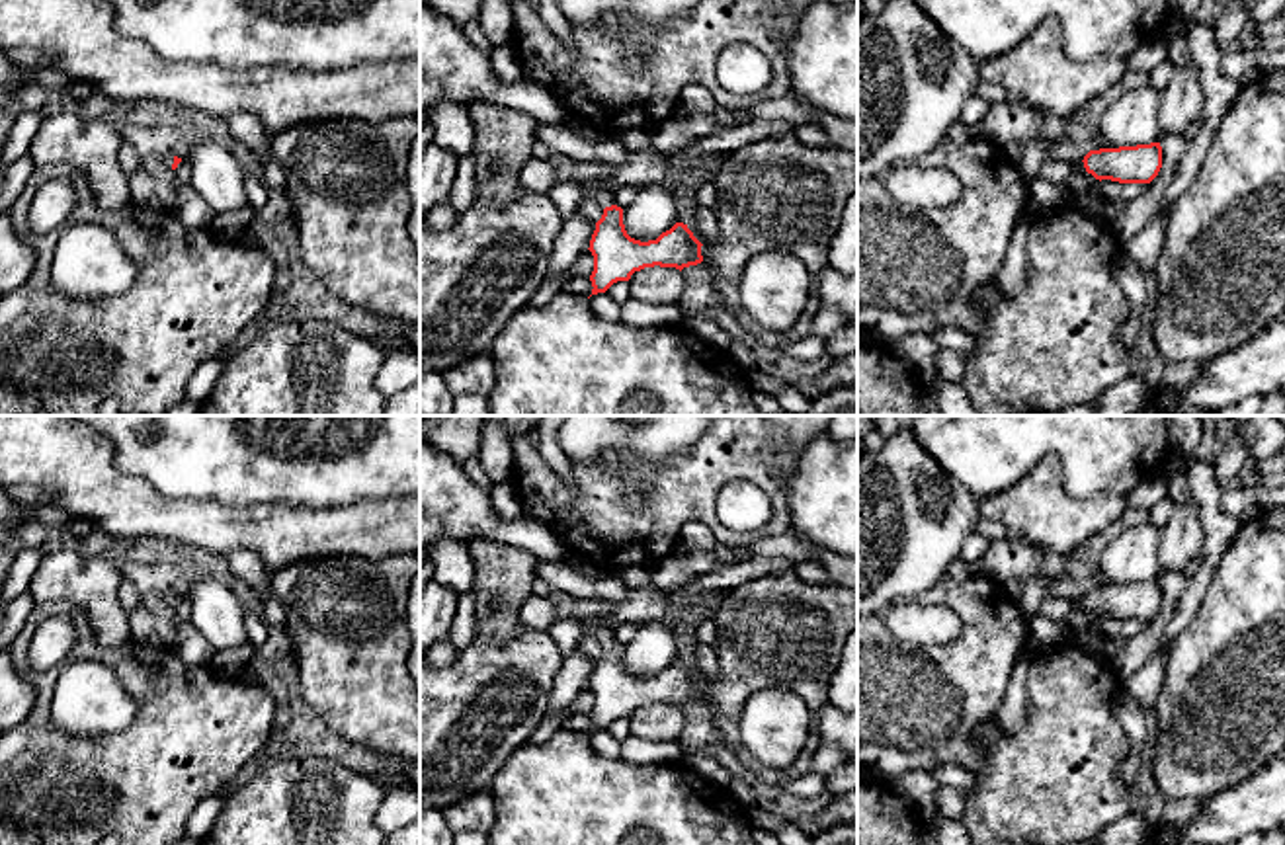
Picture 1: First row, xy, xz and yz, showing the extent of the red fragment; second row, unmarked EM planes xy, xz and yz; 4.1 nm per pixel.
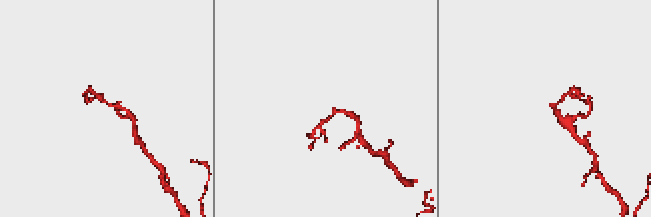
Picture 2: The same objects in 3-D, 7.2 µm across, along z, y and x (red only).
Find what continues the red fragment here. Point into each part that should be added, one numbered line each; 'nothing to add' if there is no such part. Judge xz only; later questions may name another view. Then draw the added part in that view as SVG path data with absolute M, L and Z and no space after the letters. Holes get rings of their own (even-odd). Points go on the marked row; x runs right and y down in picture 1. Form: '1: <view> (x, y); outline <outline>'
1: xz (604, 198); outline M592 187L588 189L588 197L592 197L596 203L600 203L603 209L613 205L613 193L600 189L600 187Z

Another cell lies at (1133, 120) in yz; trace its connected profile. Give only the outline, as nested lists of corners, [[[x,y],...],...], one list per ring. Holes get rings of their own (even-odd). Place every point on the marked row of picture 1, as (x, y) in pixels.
[[[1150,86],[1125,92],[1099,121],[1099,137],[1105,148],[1158,142],[1160,101],[1162,92]]]

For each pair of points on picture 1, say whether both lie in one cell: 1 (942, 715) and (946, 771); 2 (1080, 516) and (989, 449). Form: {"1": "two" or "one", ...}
{"1": "two", "2": "two"}

